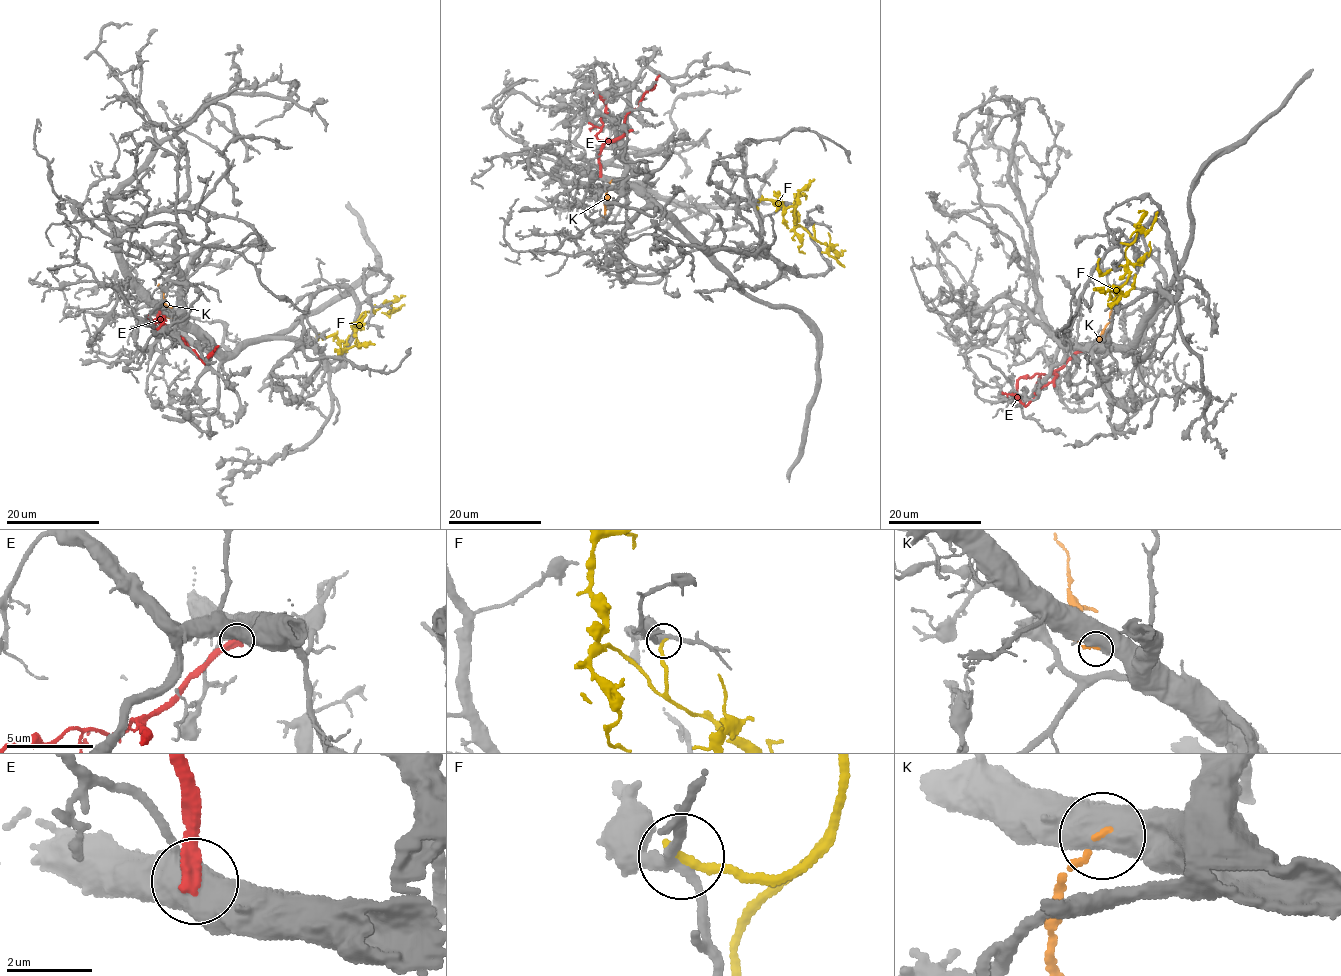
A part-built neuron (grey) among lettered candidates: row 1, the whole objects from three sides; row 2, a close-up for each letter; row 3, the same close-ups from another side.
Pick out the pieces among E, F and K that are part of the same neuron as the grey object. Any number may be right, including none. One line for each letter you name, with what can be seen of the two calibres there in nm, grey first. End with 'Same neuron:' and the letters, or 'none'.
Same neuron: none

